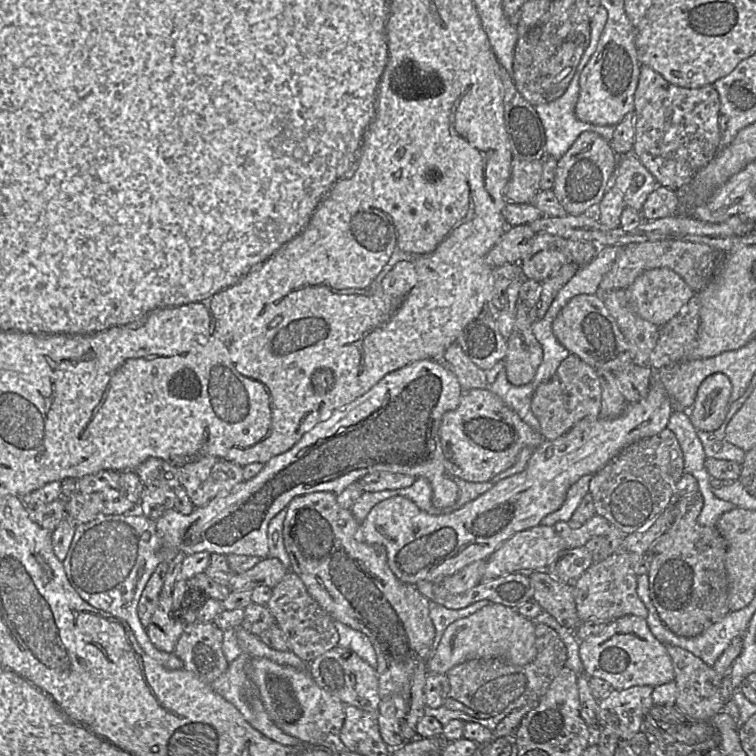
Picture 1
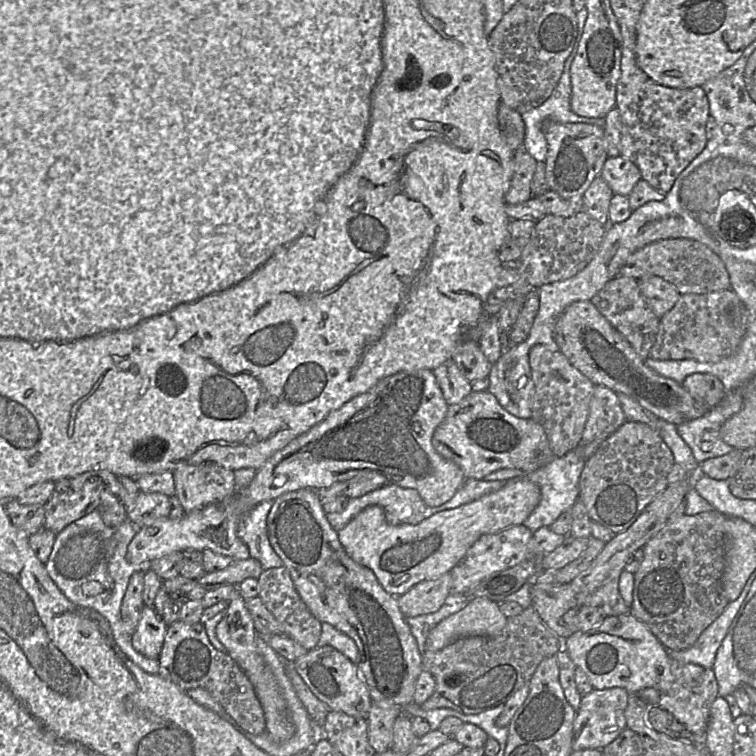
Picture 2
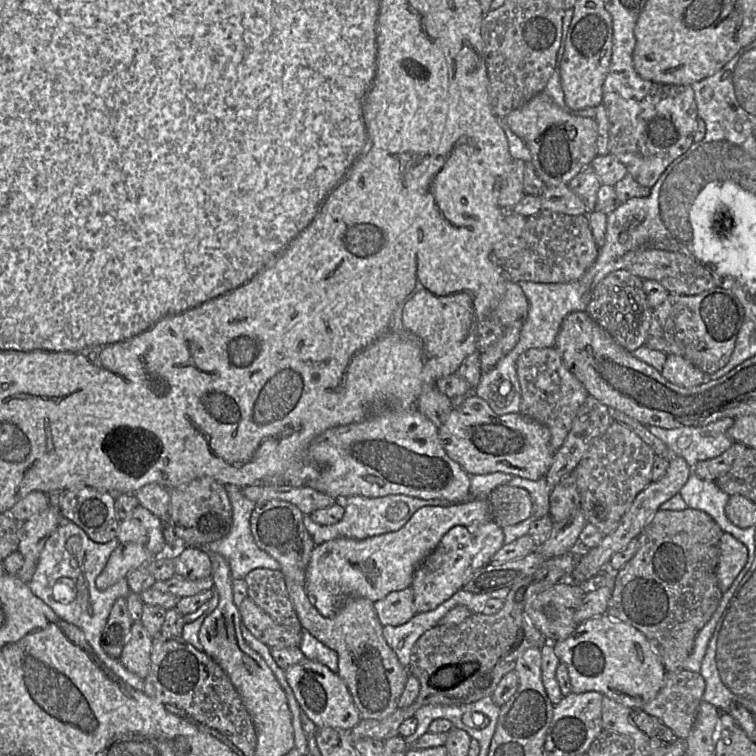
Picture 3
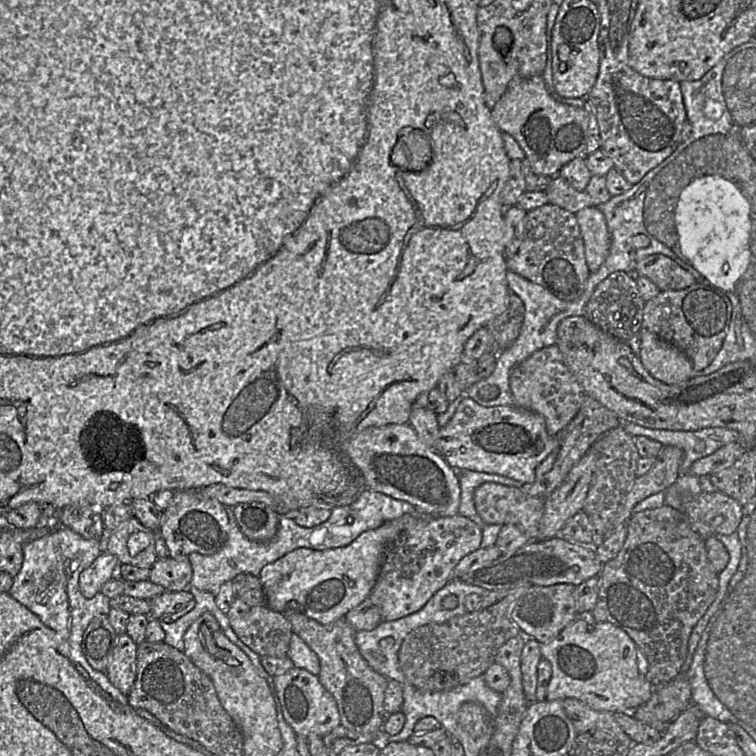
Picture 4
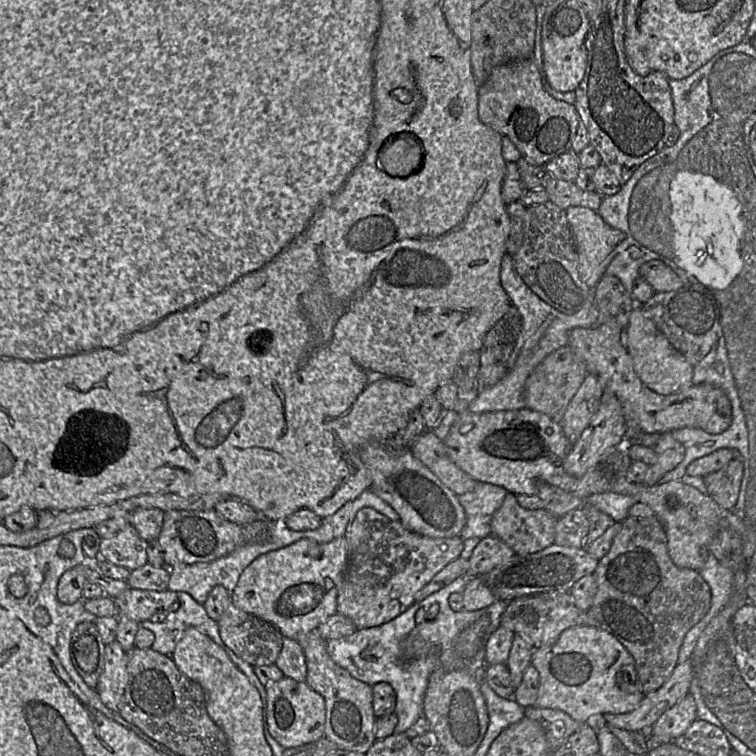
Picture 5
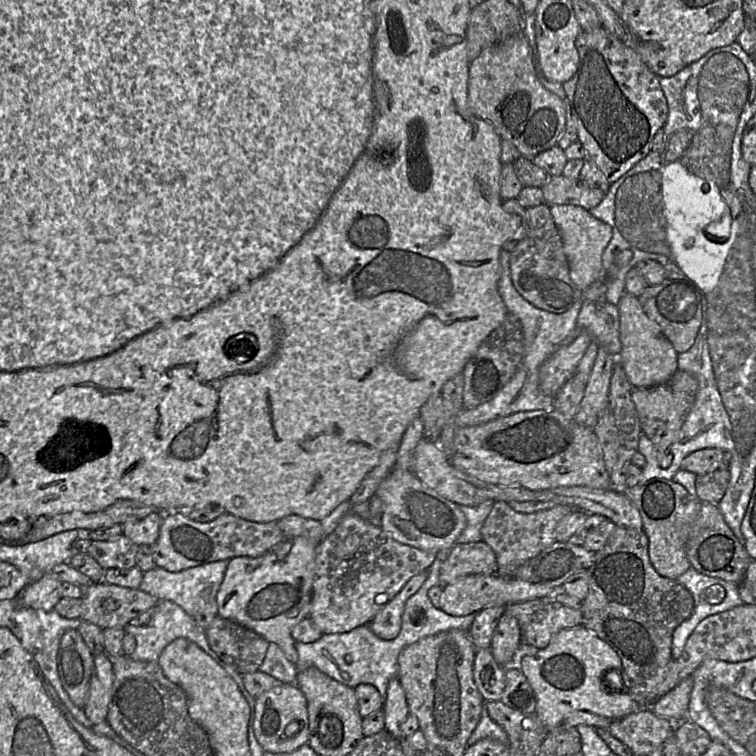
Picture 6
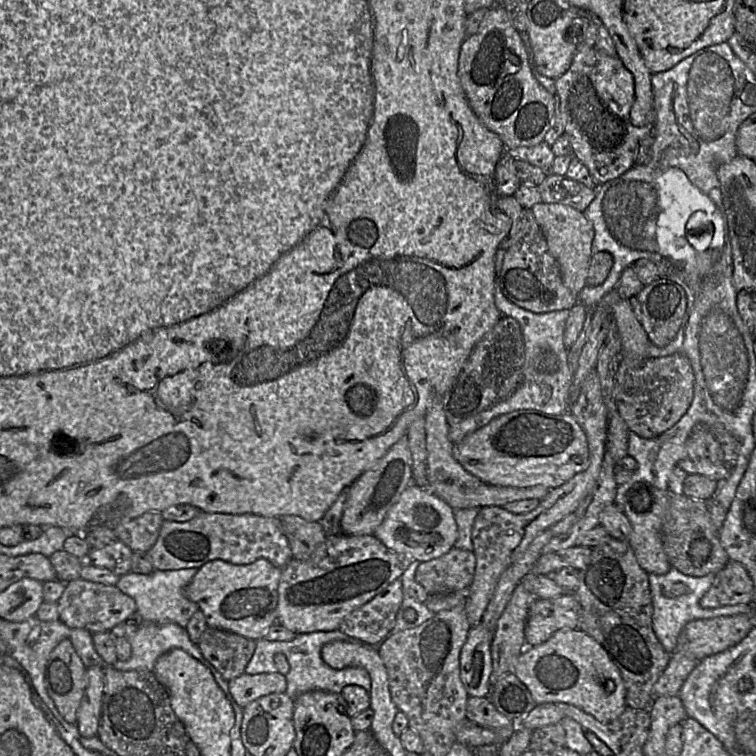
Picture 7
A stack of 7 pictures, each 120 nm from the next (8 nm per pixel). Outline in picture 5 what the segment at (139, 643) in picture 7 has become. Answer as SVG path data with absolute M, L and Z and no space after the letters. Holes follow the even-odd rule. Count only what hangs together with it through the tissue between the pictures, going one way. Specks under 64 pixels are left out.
M177 592L179 608L174 612L162 612L140 623L140 626L152 631L155 640L150 647L163 655L171 656L176 644L188 628L195 628L210 637L216 644L225 647L217 621L212 620L203 604L195 601L186 592Z

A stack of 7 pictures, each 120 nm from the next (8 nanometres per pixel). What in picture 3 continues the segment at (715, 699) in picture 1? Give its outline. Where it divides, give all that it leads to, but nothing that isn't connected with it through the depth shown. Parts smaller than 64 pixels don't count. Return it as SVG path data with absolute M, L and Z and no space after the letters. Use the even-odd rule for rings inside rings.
M680 670L668 672L657 696L641 709L661 720L677 738L687 739L693 728L698 709L703 702L705 680L699 672Z

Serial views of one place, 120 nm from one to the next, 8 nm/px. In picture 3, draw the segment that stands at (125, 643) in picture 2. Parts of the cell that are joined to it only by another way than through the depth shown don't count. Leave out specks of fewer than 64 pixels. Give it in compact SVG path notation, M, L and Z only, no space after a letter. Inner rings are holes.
M63 521L47 539L28 585L33 594L43 600L59 618L83 631L99 662L109 672L133 688L143 690L144 679L129 672L119 659L109 657L101 647L102 631L113 605L119 598L125 598L130 593L126 578L120 579L104 591L98 590L95 584L96 578L119 544L117 539L107 543L94 542L79 526Z

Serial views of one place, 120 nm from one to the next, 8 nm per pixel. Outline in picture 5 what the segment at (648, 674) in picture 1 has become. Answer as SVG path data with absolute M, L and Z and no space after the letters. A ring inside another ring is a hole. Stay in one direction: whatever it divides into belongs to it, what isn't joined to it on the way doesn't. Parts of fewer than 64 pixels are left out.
M588 624L568 628L550 645L535 649L531 665L538 670L540 676L535 706L562 710L581 724L596 715L631 712L645 697L640 690L635 660L630 652L613 635Z

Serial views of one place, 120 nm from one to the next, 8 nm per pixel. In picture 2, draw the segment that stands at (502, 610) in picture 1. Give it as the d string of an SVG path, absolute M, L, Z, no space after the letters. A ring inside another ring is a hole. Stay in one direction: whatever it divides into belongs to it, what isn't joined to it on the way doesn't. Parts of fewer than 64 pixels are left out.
M485 597L473 598L462 610L448 616L429 632L425 650L441 650L462 637L499 634L508 620L499 605Z

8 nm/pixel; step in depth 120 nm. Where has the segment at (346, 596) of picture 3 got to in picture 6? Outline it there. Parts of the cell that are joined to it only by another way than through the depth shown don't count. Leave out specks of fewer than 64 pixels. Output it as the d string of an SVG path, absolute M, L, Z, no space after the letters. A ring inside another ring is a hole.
M305 537L285 538L279 545L259 557L237 557L229 560L223 582L215 597L218 616L233 620L258 633L269 643L277 644L286 658L296 664L296 641L291 632L293 627L307 619L310 613L315 579L315 550L319 543Z

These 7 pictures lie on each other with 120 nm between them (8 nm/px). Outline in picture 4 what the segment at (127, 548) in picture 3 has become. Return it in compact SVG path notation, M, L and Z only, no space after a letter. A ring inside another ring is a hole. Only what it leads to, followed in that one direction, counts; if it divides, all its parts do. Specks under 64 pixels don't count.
M104 552L79 576L79 590L89 599L98 594L103 585L117 576L118 569L123 565L118 558L109 552Z

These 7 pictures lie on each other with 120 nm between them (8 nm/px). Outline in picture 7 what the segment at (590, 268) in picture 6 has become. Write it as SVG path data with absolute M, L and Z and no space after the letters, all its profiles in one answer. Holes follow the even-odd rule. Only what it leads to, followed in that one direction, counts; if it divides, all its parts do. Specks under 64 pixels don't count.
M540 202L531 207L548 244L549 251L556 259L564 284L575 294L587 285L587 276L593 255L594 228L584 213L562 203Z

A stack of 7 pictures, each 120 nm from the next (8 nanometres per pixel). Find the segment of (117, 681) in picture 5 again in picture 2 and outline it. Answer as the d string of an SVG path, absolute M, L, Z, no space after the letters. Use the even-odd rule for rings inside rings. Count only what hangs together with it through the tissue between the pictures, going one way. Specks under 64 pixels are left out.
M153 604L144 606L139 623L132 633L133 648L143 656L157 659L161 653L168 625L159 617Z

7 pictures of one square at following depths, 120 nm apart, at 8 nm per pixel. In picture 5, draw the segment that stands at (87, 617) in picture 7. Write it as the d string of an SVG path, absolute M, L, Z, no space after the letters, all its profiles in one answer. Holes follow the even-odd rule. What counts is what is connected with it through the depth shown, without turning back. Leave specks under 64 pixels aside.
M129 588L113 598L118 608L119 619L144 622L162 612L176 611L180 603L174 591L151 591Z

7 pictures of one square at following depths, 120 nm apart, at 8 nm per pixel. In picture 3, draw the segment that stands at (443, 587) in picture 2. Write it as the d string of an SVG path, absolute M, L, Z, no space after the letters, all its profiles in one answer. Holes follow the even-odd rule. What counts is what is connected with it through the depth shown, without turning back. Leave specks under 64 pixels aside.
M410 587L401 591L390 592L384 598L375 601L374 608L384 626L404 624L418 613L414 604L413 591Z

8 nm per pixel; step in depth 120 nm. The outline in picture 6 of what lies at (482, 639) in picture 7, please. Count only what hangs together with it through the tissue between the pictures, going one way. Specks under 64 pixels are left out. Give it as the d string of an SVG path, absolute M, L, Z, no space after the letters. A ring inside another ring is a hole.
M491 649L476 650L473 675L485 701L500 701L505 688L505 669L494 658Z

